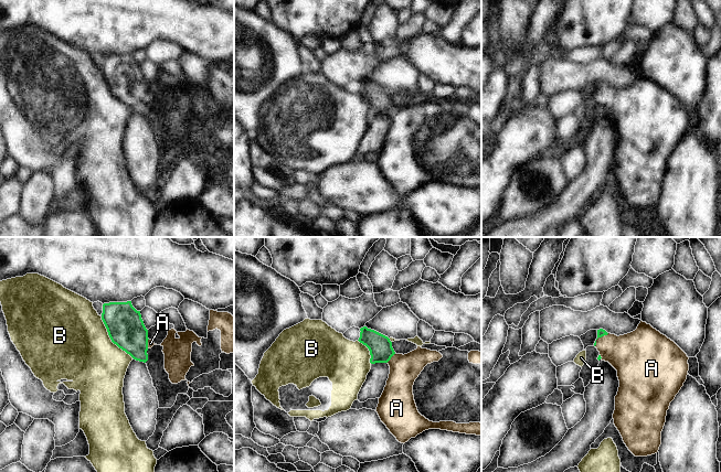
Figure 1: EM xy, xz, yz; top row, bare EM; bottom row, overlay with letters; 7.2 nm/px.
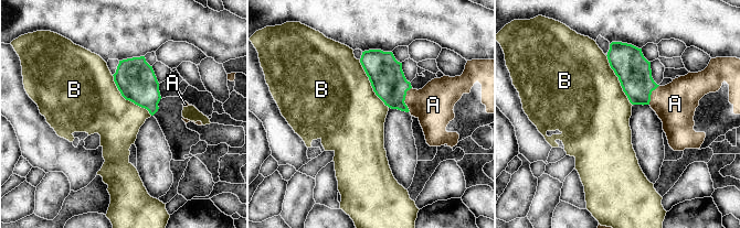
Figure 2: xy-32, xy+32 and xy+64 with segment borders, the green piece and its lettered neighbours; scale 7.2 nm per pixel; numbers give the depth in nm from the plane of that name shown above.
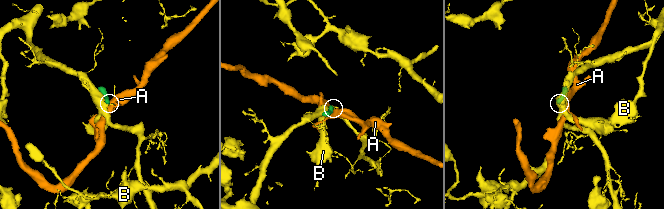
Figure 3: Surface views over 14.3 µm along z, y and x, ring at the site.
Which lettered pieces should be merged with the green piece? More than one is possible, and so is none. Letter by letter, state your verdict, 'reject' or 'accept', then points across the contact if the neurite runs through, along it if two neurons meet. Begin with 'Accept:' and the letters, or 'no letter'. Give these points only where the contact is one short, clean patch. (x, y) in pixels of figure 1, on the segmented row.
Accept: A
A: accept | across xz (380, 346), (391, 356), (404, 369)
B: reject

